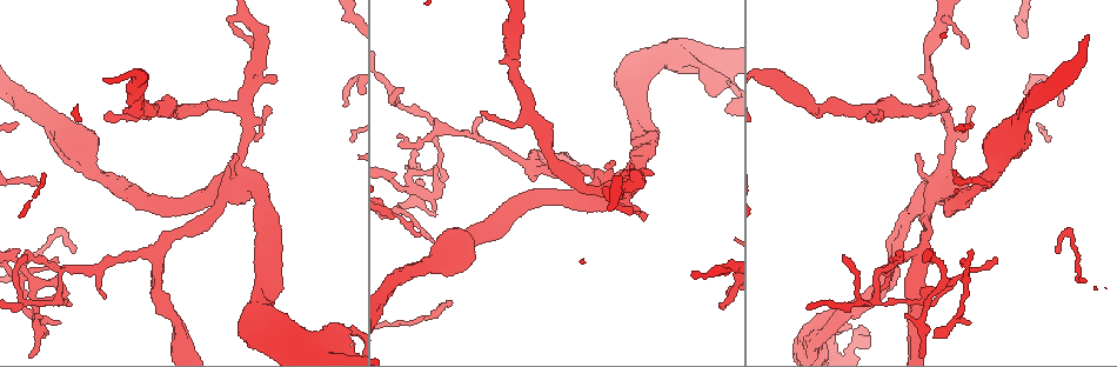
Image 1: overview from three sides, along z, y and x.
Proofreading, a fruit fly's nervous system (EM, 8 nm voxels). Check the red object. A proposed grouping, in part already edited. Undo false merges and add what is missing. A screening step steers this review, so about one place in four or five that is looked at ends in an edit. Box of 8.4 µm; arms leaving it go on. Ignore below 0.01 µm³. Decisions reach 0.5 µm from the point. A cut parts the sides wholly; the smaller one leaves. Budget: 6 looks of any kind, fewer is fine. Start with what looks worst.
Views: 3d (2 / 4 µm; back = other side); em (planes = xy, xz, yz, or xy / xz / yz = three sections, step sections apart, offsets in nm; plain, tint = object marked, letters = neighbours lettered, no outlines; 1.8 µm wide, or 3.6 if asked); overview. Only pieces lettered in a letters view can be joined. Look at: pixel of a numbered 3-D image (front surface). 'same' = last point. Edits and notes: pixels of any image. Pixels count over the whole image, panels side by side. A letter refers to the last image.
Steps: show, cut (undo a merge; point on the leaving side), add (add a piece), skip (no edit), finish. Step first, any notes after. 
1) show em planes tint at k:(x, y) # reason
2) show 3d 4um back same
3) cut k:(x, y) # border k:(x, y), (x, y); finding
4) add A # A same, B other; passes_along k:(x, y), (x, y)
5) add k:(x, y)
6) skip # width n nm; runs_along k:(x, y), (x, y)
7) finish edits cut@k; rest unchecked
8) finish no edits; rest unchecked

show 3d 2um at 1:(934, 332) # abrupt turn

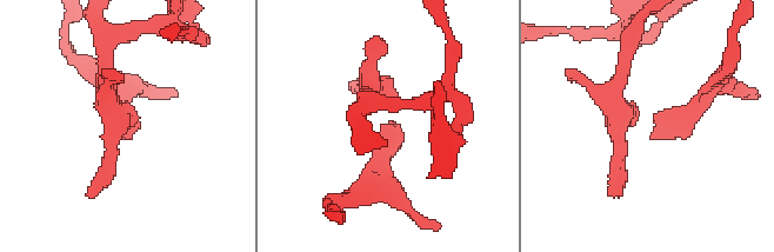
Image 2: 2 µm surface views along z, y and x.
show em planes letters at 2:(128, 120)

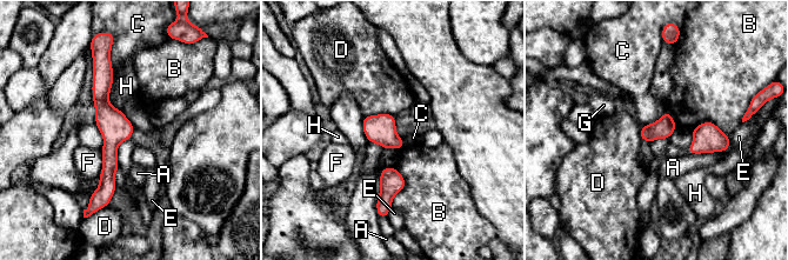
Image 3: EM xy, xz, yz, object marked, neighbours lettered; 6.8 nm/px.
skip # width 140 nm; A other, B other, C other, D other, E other, F other, G other, H other; border 3:(109, 53), (114, 78); one neuron here

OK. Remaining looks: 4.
show 3d 4um at 1:(249, 19) # a fork

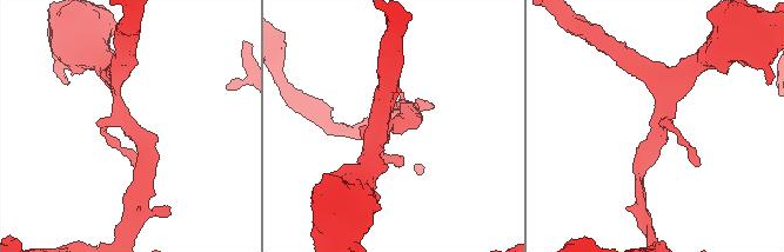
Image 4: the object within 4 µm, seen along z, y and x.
show em 3.6um xy step 16 tint at 4:(125, 124)

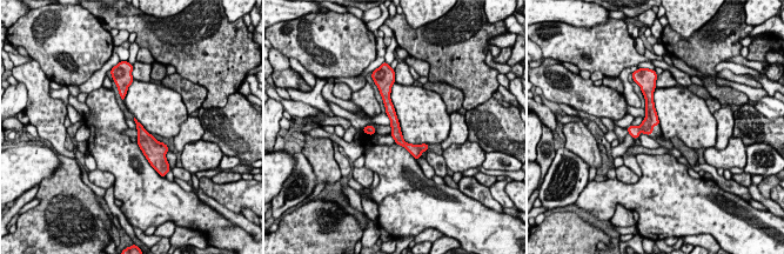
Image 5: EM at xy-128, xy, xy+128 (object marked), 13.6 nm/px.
show em 3.6um planes letters same

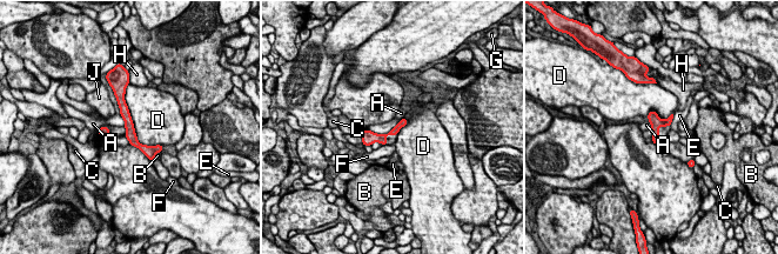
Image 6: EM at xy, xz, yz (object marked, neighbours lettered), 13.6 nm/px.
skip # width 100 nm; A other, B other, C other, D other, E other, F other, G other, H other, J other; border 6:(400, 120), (384, 133), (367, 129); all the same neuron

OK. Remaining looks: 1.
show em planes letters at 1:(725, 110) # branch stops here

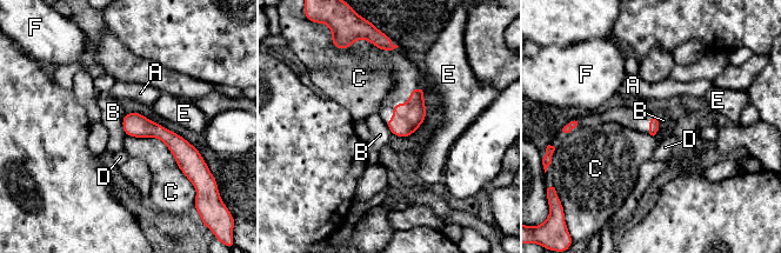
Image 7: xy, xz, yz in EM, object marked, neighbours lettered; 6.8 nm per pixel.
skip # A other, B other, C other, D other, E other, F other; runs_along 7:(126, 118), (161, 132), (186, 160); no lettered piece goes on from it

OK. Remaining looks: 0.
finish no edits; rest unchecked

